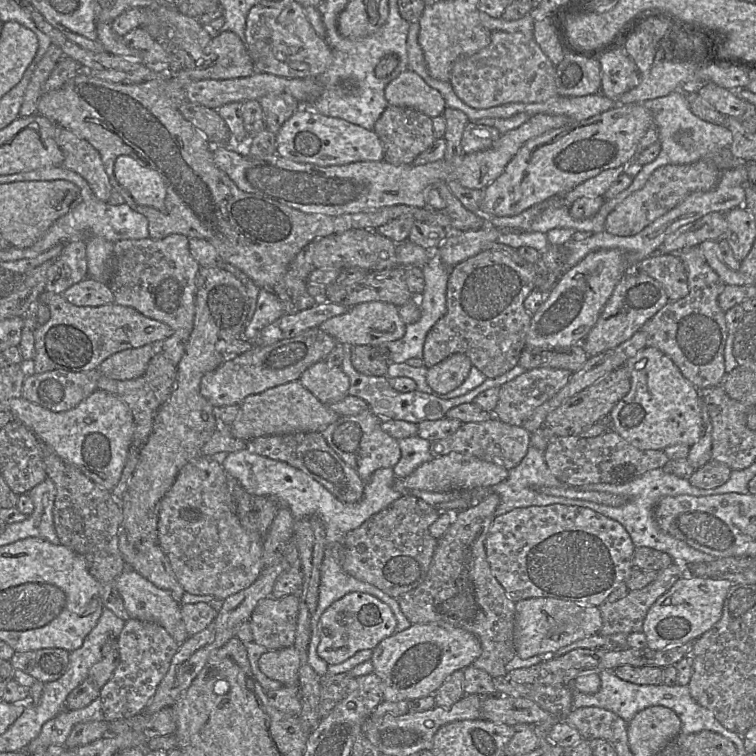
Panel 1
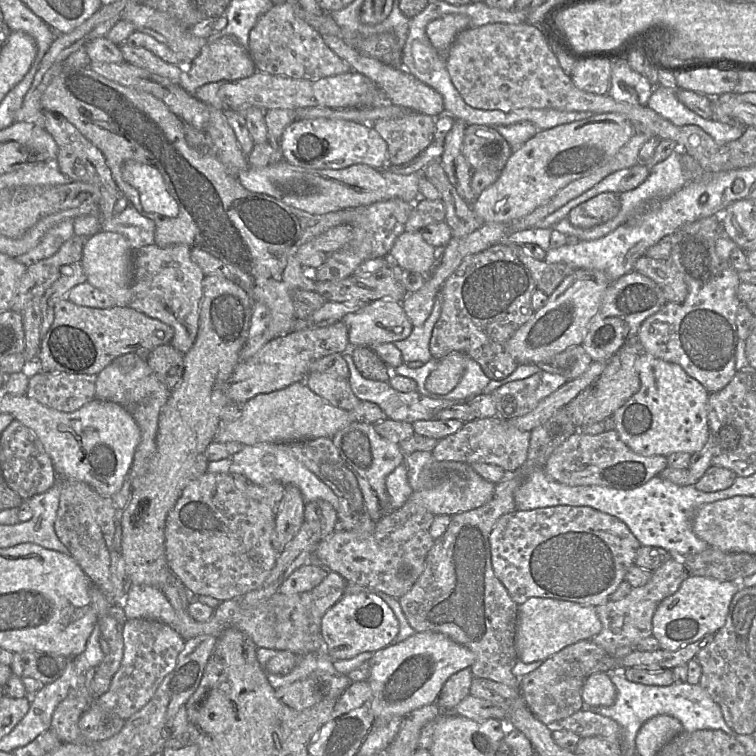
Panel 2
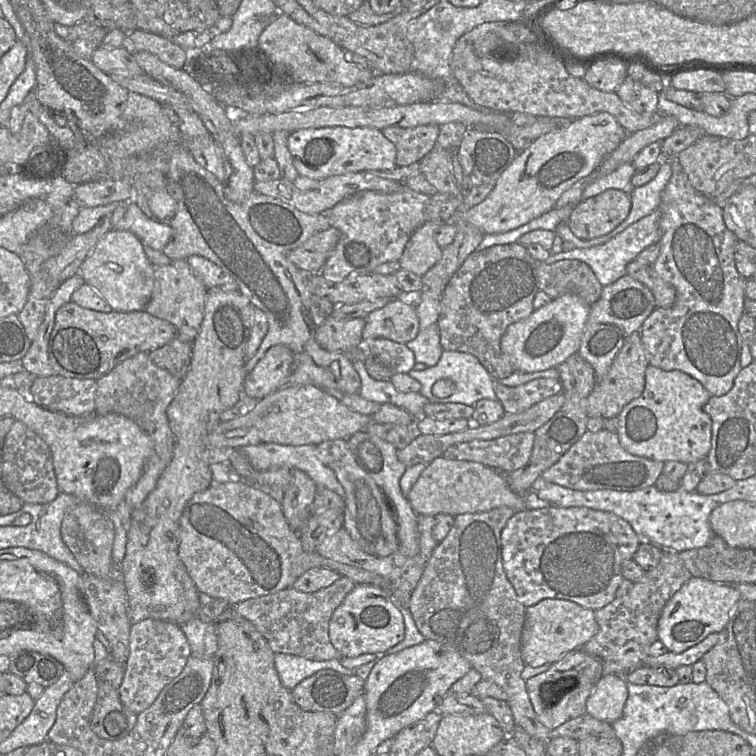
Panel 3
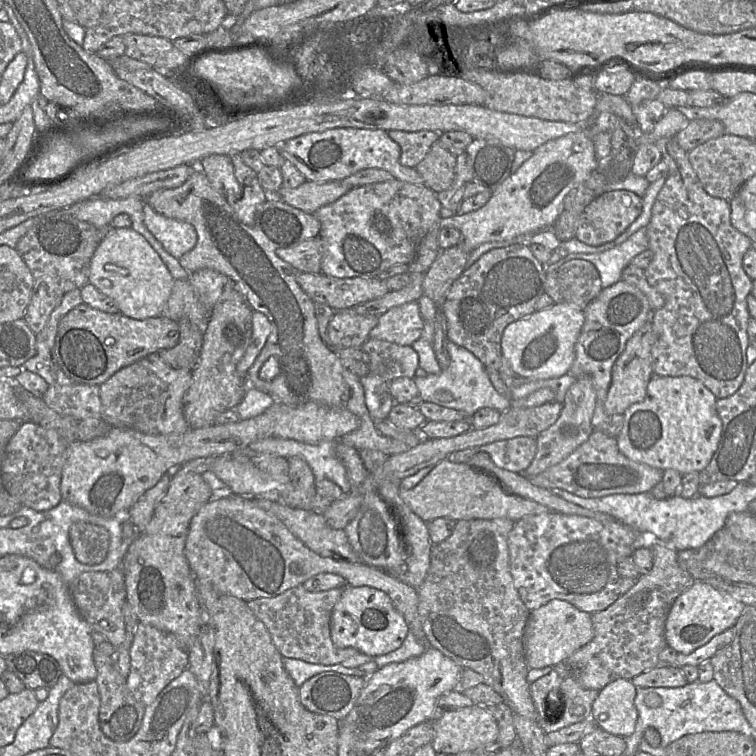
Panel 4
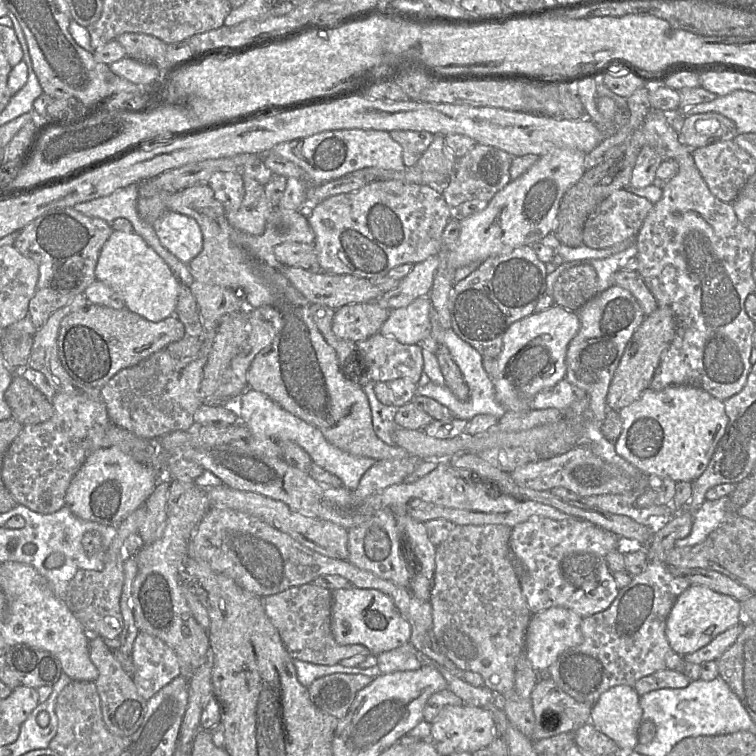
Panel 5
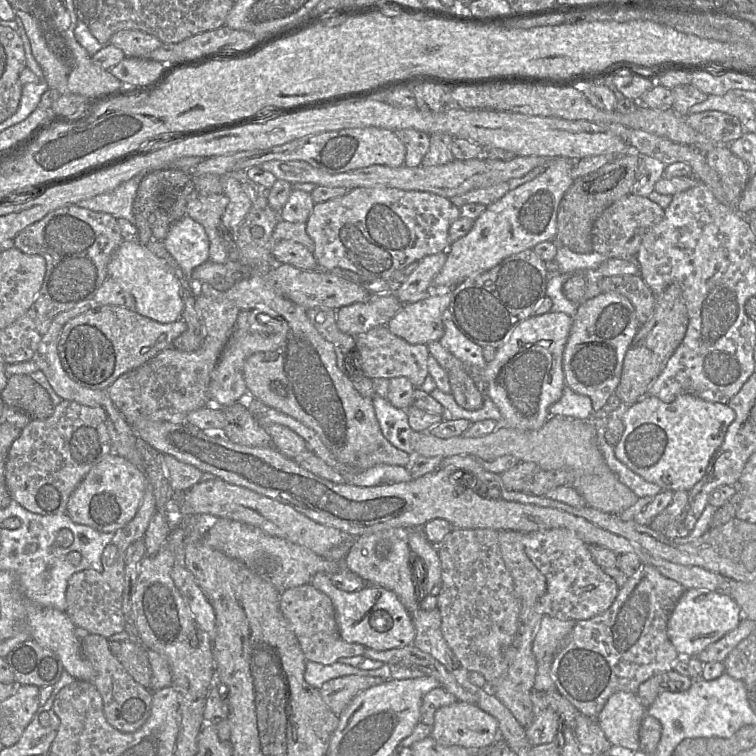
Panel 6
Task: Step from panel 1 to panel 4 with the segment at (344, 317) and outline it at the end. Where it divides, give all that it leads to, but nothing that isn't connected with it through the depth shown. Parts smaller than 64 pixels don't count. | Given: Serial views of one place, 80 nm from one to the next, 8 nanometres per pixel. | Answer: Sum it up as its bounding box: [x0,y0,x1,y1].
[369,301,424,345]

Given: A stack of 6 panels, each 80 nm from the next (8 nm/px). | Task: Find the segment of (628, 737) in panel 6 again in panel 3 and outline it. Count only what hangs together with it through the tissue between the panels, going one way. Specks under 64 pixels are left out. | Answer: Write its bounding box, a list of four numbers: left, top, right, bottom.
[586,675,627,724]

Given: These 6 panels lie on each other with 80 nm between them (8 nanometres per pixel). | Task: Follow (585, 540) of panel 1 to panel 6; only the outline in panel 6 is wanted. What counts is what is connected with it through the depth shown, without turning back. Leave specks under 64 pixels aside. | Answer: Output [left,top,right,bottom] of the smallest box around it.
[522,529,620,620]

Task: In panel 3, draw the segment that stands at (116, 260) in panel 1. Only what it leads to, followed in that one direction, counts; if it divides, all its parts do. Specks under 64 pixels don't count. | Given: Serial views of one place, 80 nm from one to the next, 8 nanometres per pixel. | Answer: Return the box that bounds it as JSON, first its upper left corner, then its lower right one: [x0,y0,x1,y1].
[145,259,208,343]

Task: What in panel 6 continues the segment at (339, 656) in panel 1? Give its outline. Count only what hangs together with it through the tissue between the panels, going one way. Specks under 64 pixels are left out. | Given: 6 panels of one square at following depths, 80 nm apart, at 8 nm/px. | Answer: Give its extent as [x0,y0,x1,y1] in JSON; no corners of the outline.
[309,572,415,651]

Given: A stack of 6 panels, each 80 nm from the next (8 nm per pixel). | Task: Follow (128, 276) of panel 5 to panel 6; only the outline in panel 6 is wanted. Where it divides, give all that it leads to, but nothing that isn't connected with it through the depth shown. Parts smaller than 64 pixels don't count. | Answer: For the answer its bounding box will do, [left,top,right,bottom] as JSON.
[107,238,184,323]

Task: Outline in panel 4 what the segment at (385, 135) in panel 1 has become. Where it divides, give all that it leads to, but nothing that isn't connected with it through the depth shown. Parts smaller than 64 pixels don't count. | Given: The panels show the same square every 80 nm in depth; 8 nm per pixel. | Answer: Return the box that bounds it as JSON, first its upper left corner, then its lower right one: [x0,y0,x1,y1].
[387,130,442,168]

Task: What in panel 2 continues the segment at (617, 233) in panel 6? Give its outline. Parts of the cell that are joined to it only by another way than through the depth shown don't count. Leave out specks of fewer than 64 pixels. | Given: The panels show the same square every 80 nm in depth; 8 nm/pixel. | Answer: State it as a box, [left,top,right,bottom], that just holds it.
[568,192,621,228]

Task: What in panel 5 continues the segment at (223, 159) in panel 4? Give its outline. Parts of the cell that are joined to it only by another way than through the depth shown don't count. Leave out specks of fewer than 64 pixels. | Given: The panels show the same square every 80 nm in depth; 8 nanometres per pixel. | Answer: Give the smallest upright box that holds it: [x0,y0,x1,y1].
[208,171,244,214]

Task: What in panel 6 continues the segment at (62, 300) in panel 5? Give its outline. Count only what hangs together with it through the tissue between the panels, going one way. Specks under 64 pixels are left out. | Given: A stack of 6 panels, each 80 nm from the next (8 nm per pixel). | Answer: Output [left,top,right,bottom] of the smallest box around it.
[14,204,123,319]

